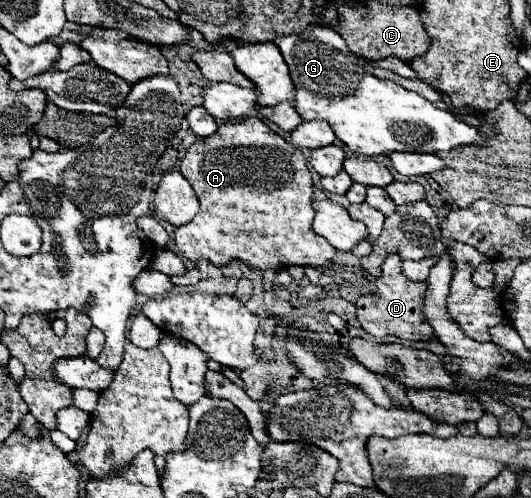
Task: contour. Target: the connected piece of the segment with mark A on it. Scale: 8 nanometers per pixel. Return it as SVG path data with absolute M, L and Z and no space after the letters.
M247 117L243 121L221 123L219 129L203 139L203 149L197 151L197 145L191 145L181 161L179 171L191 183L201 203L199 213L187 225L177 227L175 243L179 253L189 259L191 269L187 277L175 277L175 285L195 285L199 283L199 261L207 259L215 267L223 267L233 259L247 263L257 269L285 269L291 265L311 265L311 267L329 267L337 249L317 235L311 227L313 211L313 179L301 149L287 143L279 133L269 129L259 117Z

